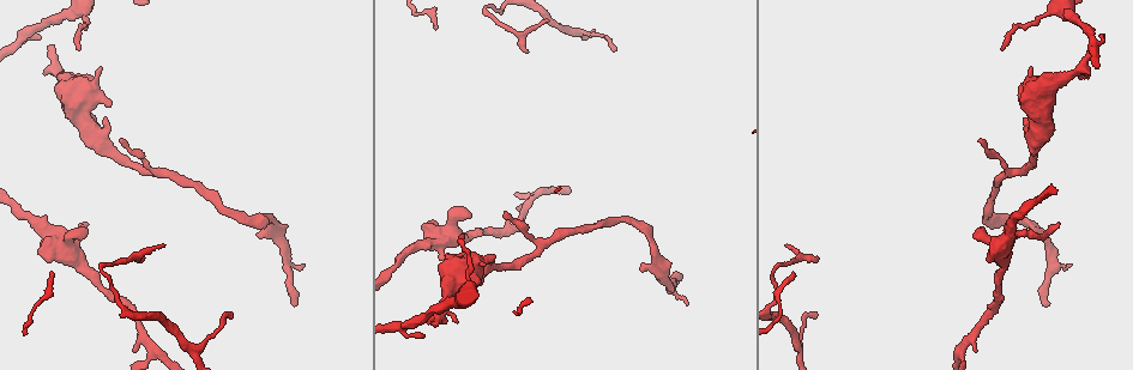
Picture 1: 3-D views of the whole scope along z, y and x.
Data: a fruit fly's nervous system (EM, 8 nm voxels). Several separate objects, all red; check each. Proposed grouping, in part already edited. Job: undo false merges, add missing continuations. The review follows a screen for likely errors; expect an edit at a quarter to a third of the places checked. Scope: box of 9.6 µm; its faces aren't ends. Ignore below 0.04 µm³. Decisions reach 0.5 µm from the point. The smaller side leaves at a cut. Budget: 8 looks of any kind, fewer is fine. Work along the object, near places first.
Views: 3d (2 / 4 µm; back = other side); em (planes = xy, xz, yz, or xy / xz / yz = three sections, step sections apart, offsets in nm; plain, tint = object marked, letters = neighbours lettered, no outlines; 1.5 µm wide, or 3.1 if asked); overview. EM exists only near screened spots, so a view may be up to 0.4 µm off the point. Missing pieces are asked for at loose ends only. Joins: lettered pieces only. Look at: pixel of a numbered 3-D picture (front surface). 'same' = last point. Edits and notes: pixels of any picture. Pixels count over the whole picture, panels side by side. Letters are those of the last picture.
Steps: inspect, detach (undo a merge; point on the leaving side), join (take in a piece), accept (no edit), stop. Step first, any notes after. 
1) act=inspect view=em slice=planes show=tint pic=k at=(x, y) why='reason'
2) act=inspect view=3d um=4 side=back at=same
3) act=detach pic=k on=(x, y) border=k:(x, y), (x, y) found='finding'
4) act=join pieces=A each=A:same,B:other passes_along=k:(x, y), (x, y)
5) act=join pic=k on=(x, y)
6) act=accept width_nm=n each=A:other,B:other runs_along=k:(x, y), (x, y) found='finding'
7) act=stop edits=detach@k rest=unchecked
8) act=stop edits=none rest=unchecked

act=inspect view=em slice=planes show=letters pic=1 at=(296, 304) why='an open end'

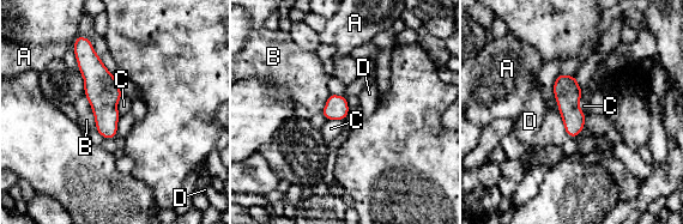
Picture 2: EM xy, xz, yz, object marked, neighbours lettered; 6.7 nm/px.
act=accept width_nm=150 longest_contact=B:260nm each=A:other,B:other,C:other,D:other found='no lettered piece goes on from it'

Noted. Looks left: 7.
act=inspect view=em slice=planes show=letters pic=1 at=(257, 235)

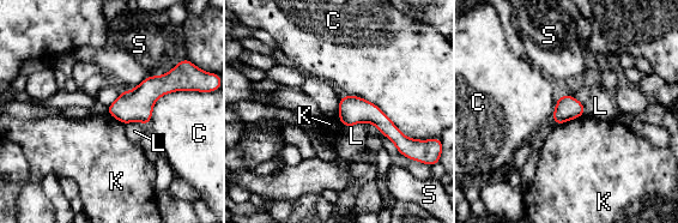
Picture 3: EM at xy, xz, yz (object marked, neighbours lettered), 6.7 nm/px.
act=accept longest_contact=C:600nm each=C:other,K:other,L:other,S:other border=3:(583, 114), (557, 125) found='no lettered piece goes on from it'

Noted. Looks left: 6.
act=inspect view=em slice=xz step=8 show=letters pic=1 at=(86, 224)

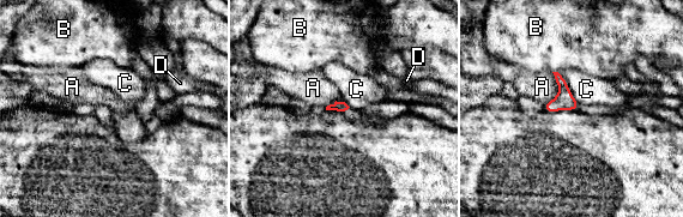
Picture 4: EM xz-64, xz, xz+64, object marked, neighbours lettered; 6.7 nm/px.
act=accept each=A:other,B:other,C:other,D:other border=4:(557, 72), (579, 103) found='no lettered piece goes on from it'

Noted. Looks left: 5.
act=stop edits=none rest=unchecked

